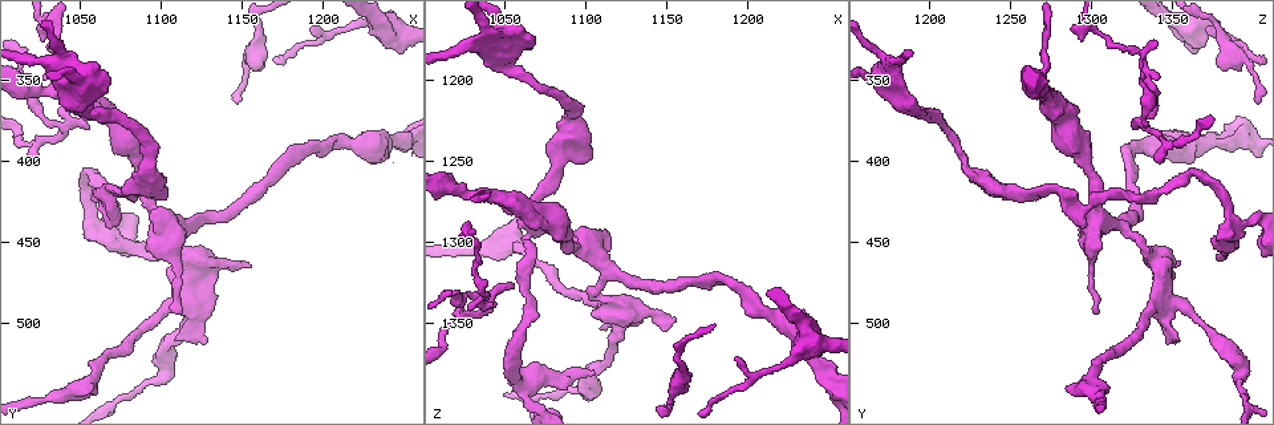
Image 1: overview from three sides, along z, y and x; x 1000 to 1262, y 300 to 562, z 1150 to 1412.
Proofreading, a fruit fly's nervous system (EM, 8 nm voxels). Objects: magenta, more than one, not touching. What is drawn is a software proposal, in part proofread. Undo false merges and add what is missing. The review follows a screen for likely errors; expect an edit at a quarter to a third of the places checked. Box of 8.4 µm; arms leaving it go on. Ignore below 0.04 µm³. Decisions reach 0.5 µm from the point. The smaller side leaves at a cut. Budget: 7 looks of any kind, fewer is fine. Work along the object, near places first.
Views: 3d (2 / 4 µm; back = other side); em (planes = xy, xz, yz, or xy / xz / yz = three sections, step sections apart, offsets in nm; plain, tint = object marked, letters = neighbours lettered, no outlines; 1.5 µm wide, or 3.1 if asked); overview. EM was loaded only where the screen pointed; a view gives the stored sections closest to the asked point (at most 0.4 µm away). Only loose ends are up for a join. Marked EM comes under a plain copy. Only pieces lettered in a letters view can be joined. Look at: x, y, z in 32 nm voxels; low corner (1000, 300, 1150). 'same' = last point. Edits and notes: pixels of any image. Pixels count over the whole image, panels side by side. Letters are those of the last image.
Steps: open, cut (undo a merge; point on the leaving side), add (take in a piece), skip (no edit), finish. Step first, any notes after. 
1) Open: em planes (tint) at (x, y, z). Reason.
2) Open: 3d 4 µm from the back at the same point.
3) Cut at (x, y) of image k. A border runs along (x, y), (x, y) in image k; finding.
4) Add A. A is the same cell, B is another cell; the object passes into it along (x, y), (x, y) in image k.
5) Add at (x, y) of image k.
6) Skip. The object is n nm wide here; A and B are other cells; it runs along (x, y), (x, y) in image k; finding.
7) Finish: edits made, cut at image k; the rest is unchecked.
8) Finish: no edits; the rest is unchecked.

Open: em planes (letters) at (1066, 418, 1274).

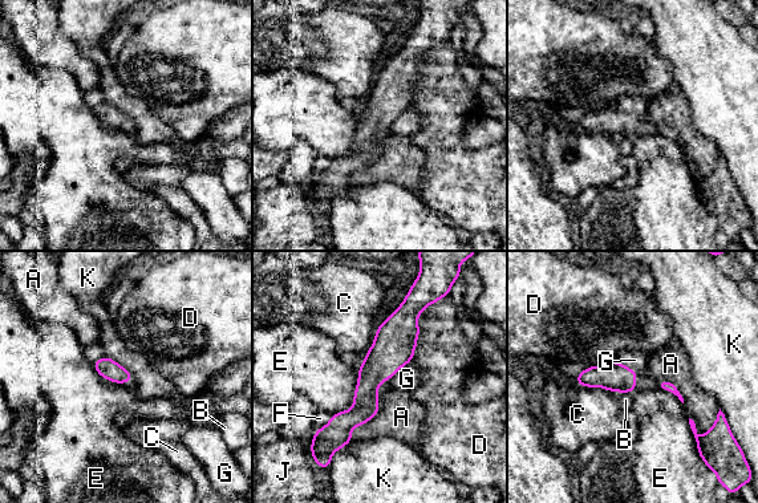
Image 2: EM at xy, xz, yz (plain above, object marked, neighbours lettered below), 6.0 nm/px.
Skip. The object is 120 nm wide here; A, B, C, D, E, F, G, J and K are other cells; it runs along (394, 316), (365, 402), (315, 453) in image 2; all the same cell.

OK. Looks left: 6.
Open: em xz step 4 (letters) at (1054, 378, 1326). Branch stops here.

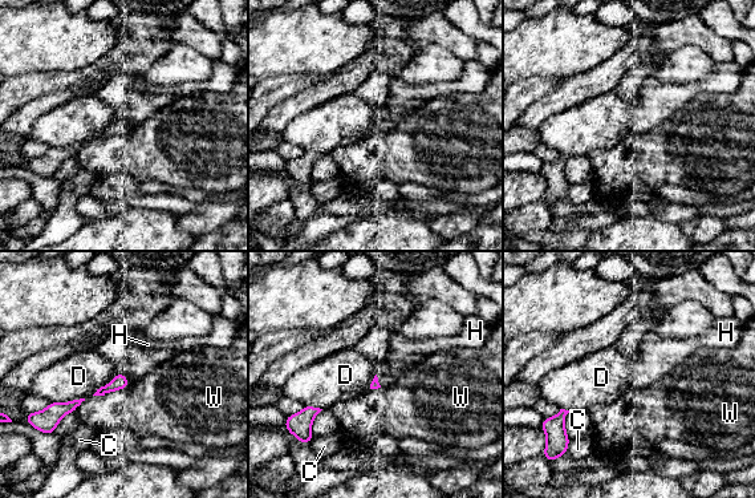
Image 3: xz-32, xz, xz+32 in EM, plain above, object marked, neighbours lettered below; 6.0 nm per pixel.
Open: em planes (letters) at the same point. Another direction.

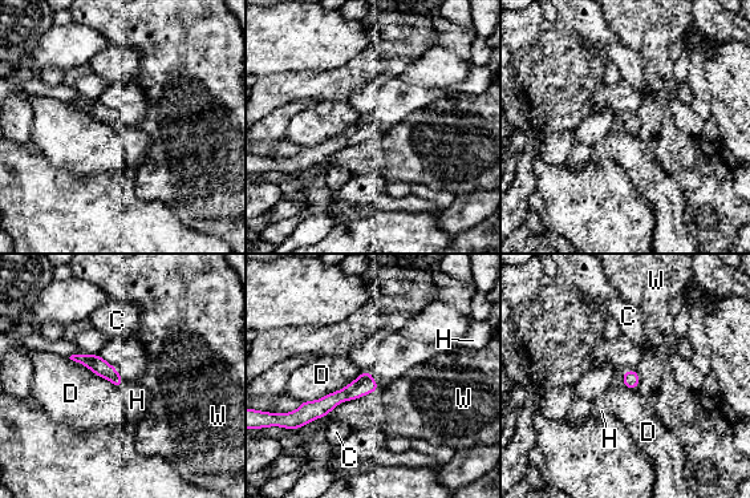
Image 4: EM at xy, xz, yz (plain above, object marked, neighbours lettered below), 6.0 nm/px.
Add H. H is the same cell, C, D and W are other cells; the cell continues.

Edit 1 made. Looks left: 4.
Open: overview. See it whole again.

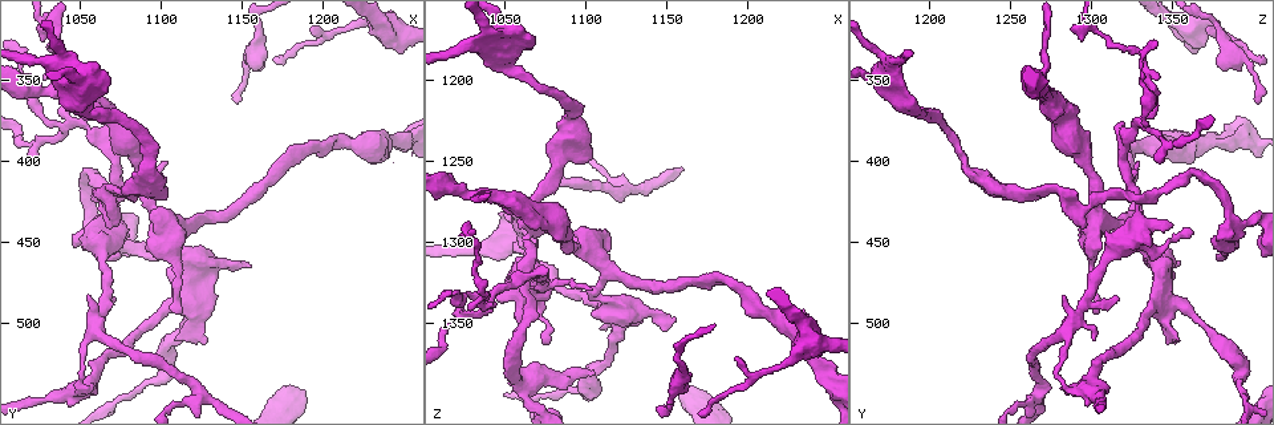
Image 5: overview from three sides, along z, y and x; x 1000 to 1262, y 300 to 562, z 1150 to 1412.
Open: em planes (letters) at (1060, 438, 1386). Branch point.

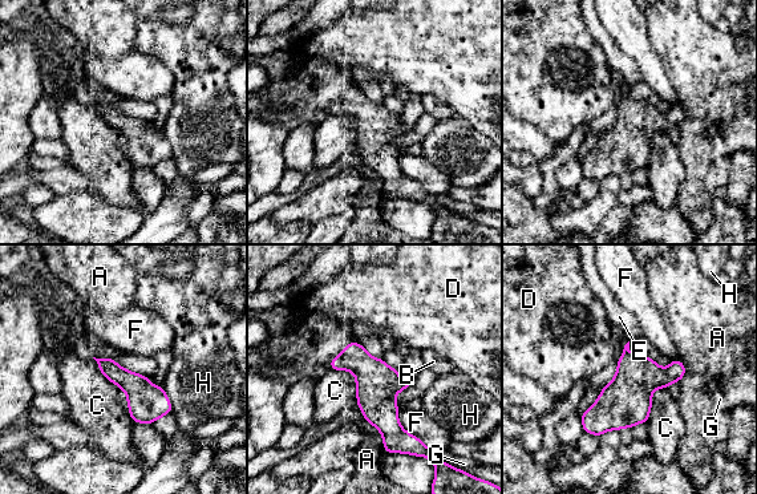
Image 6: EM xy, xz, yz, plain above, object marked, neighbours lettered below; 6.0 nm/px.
Skip. The longest contact is with C, 400 nm; A, B, C, D, E, F, G and H are other cells; a border runs along (361, 344), (349, 341), (328, 364) in image 6; all the same cell.

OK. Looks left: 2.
Finish: edits made, add at image 4; the rest is unchecked.

